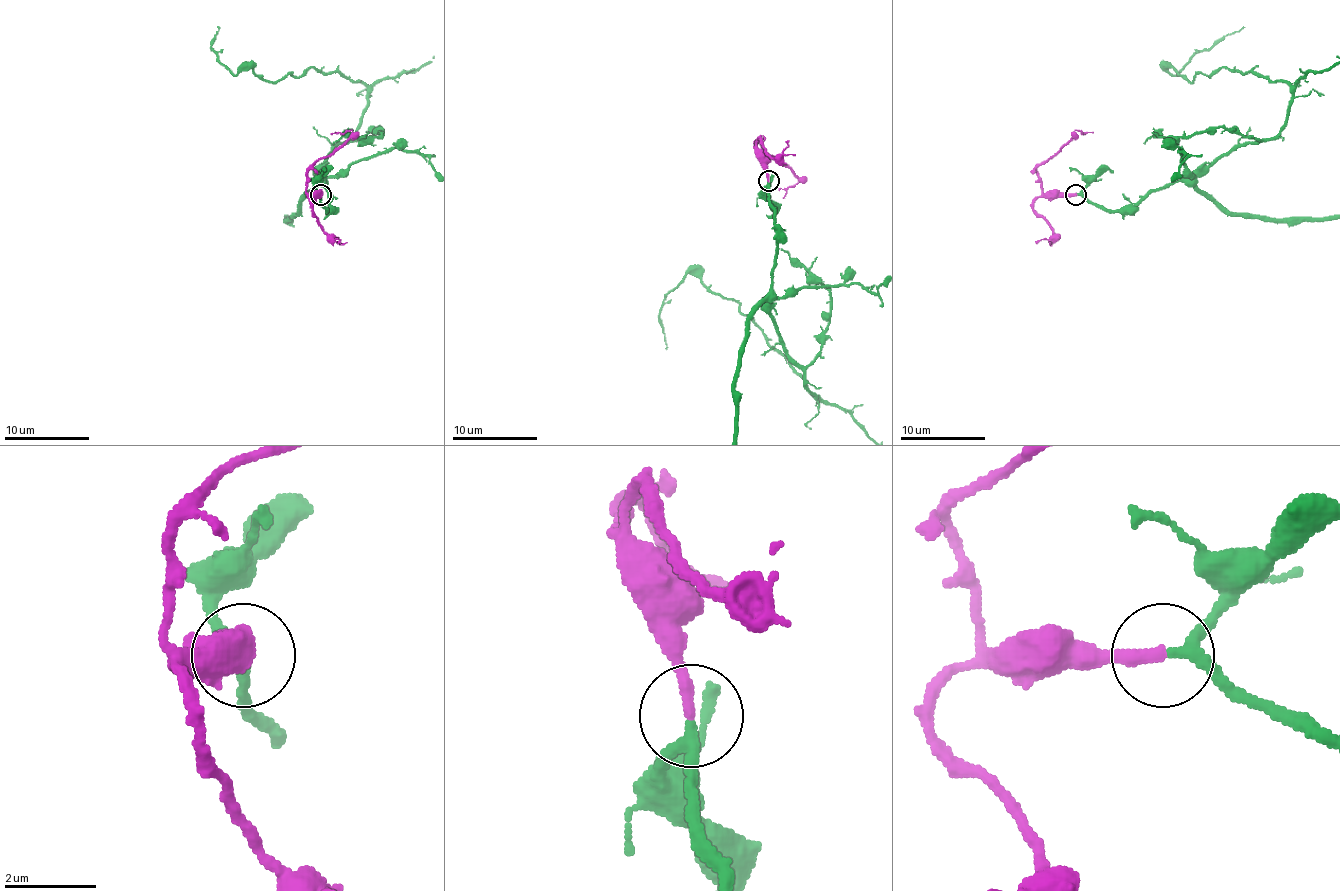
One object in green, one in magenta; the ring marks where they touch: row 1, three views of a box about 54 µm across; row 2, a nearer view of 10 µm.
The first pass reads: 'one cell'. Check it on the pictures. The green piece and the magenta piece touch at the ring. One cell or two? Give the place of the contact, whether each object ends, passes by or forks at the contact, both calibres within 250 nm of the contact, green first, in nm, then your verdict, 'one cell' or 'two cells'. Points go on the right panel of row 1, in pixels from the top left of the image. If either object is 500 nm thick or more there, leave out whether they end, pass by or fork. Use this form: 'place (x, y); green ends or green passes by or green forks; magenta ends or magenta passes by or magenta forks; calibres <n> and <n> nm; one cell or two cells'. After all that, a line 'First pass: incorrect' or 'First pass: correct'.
place (1076, 195); green passes by; magenta ends; calibres 240 and 280 nm; one cell
First pass: correct

